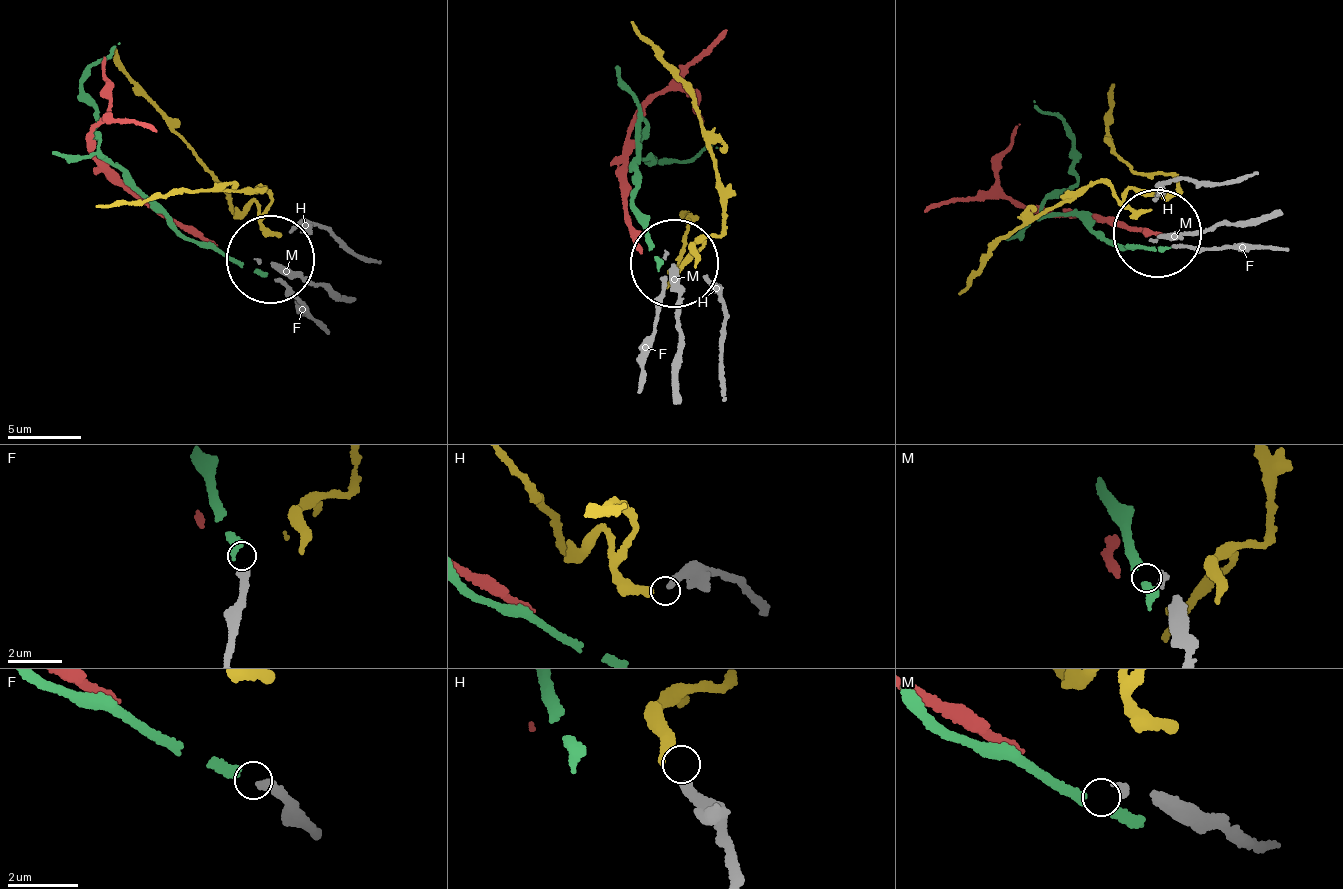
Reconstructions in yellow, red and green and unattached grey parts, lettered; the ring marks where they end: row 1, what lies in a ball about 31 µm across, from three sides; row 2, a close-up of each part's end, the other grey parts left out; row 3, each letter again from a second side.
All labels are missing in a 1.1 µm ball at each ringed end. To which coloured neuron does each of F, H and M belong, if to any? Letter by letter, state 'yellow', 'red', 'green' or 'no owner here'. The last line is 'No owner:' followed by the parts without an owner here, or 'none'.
F: green
H: no owner here
M: no owner here
No owner: H, M

